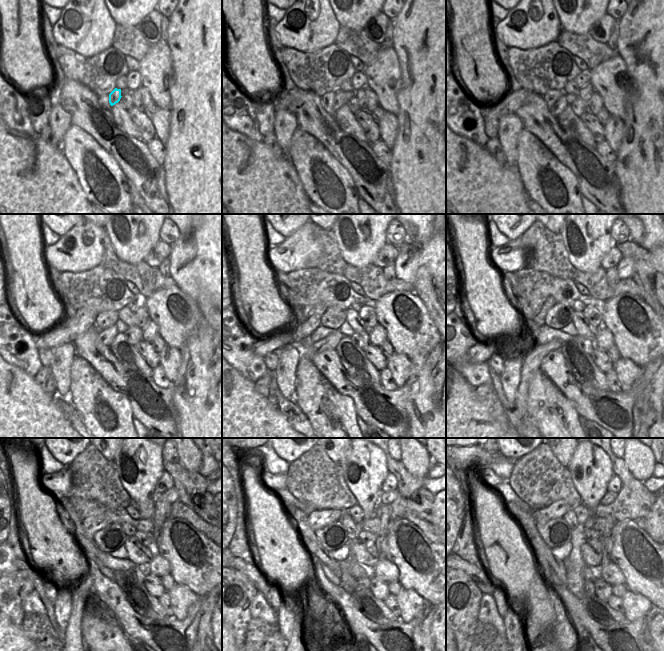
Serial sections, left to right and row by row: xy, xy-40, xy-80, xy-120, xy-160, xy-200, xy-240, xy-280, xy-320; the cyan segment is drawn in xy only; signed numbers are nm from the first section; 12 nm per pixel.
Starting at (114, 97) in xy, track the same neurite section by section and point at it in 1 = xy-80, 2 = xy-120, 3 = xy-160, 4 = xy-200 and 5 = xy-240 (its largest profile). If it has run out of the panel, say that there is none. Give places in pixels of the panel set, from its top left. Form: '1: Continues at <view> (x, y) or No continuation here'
1: Continues at xy-80 (561, 104)
2: Continues at xy-120 (106, 336)
3: Continues at xy-160 (331, 341)
4: Continues at xy-200 (531, 364)
5: Continues at xy-240 (73, 641)

